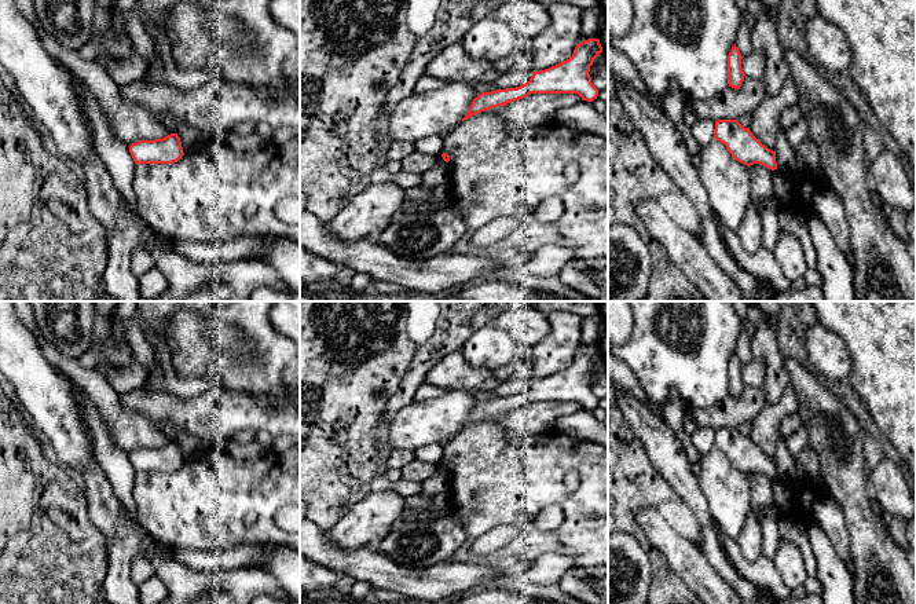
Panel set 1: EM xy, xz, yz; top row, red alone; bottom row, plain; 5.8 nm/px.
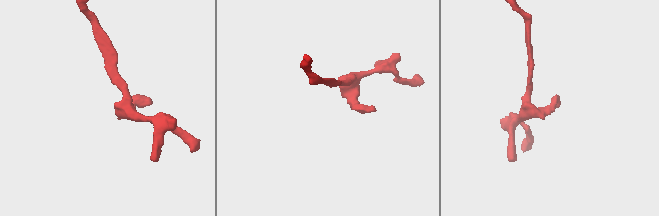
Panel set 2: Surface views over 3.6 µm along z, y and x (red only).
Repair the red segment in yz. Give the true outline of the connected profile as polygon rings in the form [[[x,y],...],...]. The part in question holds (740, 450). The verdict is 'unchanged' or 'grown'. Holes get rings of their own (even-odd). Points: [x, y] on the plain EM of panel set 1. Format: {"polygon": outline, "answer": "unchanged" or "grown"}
{"polygon": [[[737,428],[715,429],[714,447],[723,451],[732,465],[747,475],[761,472],[772,479],[777,477],[776,460],[762,453]]], "answer": "unchanged"}

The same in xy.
{"polygon": [[[171,442],[155,449],[139,449],[129,454],[129,461],[136,473],[173,472],[184,464],[177,442]]], "answer": "unchanged"}

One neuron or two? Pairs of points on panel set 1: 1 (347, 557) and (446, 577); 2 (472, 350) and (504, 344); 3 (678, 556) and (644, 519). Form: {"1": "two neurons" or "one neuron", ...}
{"1": "one neuron", "2": "one neuron", "3": "one neuron"}

